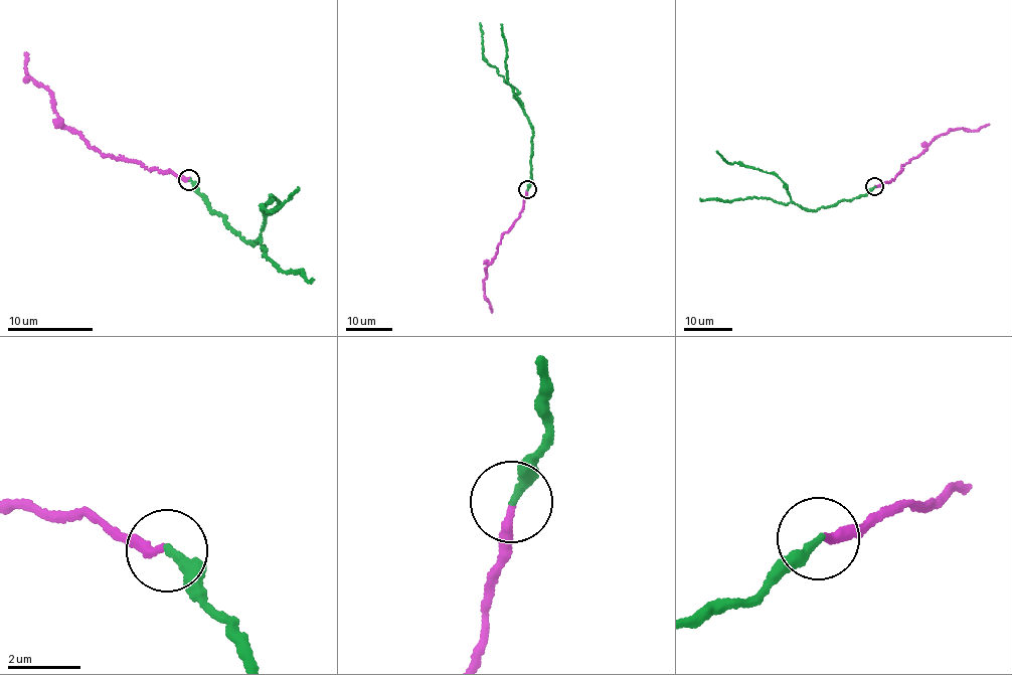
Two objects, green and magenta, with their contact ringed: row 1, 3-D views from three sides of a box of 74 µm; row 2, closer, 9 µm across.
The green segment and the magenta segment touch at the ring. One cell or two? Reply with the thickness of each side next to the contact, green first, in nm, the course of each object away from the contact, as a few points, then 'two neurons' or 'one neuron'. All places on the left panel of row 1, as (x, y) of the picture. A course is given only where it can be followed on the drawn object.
calibres 280 and 240 nm; course green (189, 180), (211, 210), (255, 245), (267, 214), (277, 207), (271, 196), (264, 208), (271, 212), (299, 188); course magenta (188, 180), (92, 148), (59, 123), (47, 88), (26, 77), (26, 52); one neuron

